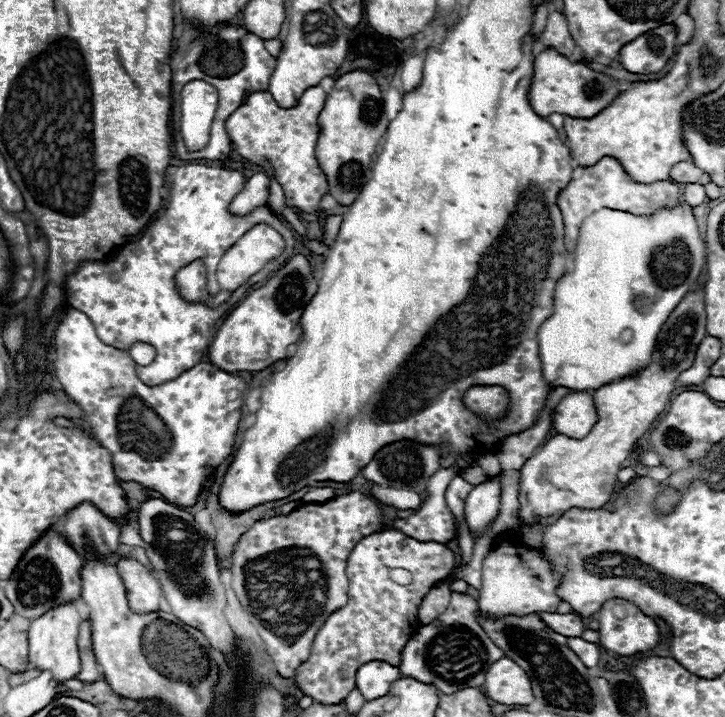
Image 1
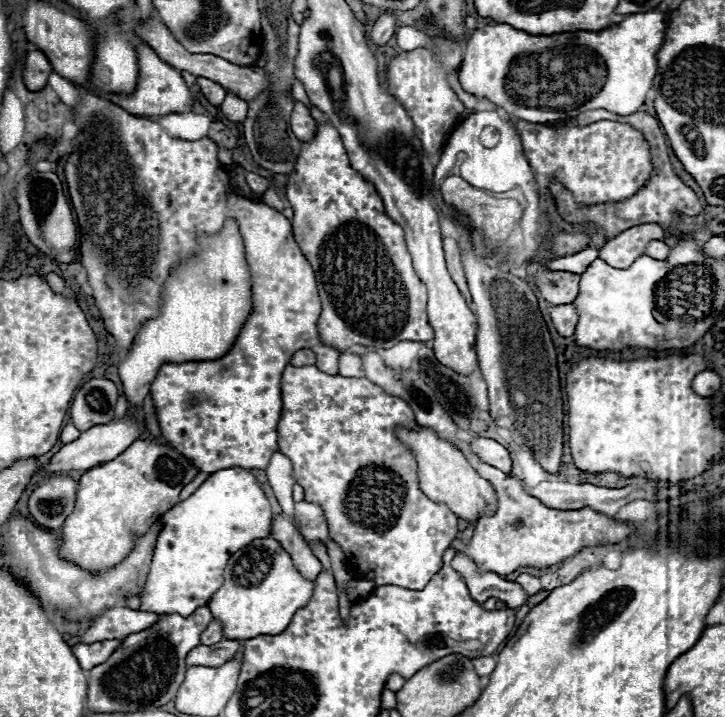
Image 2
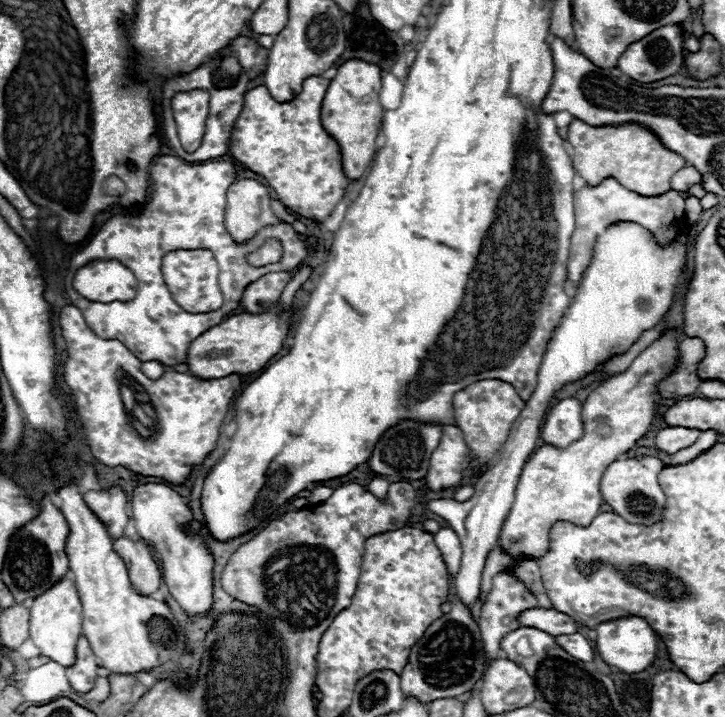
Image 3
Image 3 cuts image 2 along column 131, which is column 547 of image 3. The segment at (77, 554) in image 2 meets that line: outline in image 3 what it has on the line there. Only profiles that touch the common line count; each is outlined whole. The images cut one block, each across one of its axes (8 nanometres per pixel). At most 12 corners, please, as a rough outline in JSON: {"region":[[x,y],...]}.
{"region":[[674,334],[590,392],[584,434],[528,458],[498,544],[540,560],[558,520],[600,514],[600,478],[648,432]]}

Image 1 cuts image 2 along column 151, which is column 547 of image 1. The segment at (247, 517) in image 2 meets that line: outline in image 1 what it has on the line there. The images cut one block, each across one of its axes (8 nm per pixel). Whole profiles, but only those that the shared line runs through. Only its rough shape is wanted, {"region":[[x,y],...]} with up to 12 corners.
{"region":[[500,540],[484,560],[484,618],[556,612],[542,552]]}

